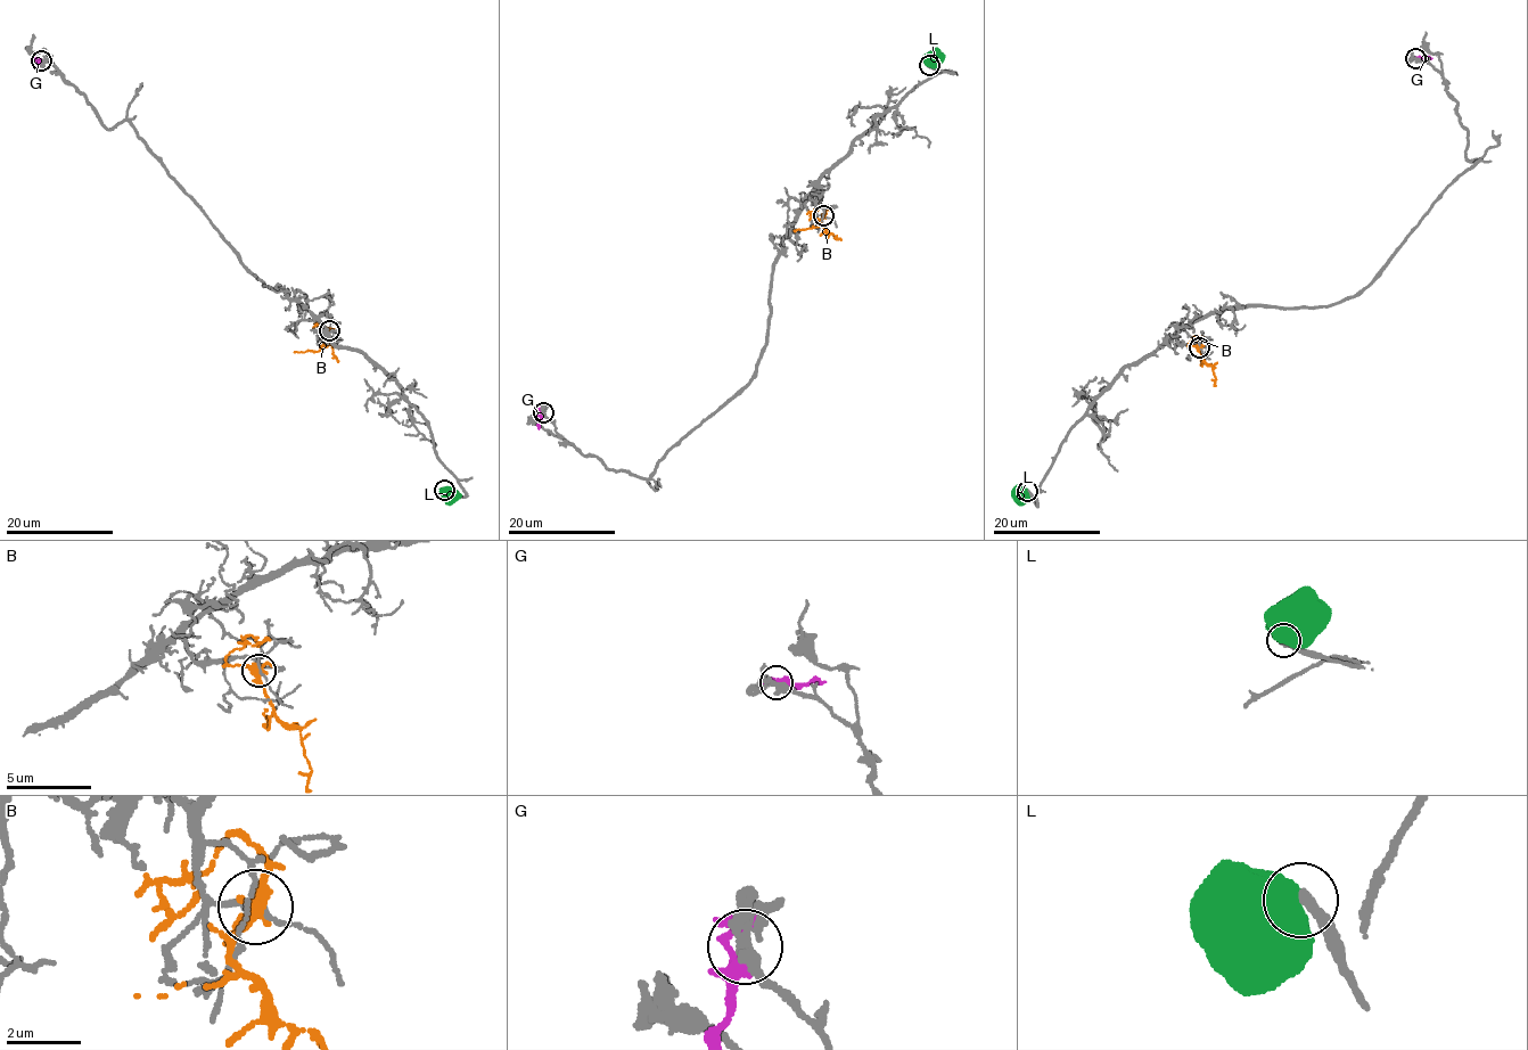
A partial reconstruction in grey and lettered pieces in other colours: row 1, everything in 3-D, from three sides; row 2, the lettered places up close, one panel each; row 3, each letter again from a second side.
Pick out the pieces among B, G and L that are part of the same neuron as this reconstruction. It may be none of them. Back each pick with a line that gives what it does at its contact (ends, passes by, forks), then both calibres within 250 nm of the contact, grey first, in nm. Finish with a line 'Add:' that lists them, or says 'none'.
L: it ends; calibres 320 and 1000 nm
Add: L

